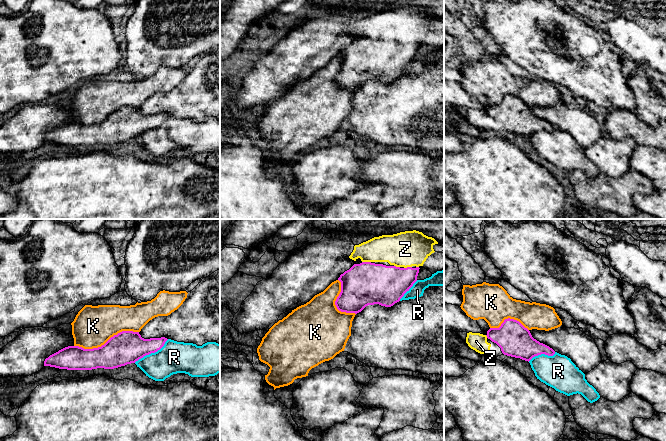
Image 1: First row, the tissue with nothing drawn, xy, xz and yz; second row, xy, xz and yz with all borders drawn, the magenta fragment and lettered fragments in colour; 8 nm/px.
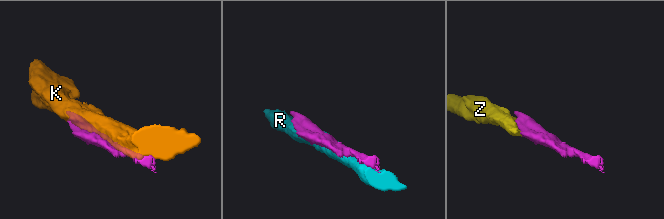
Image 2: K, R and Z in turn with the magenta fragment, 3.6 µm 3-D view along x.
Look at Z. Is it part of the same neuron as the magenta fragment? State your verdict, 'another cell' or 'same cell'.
same cell

